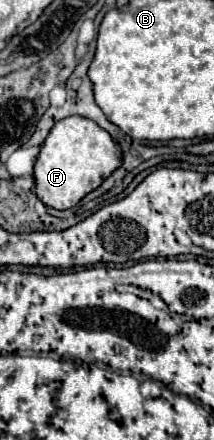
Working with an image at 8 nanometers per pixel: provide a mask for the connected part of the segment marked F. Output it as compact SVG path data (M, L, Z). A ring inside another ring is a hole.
M65 117L49 131L45 141L41 143L39 155L33 165L37 199L53 209L71 209L75 207L87 193L97 189L103 179L107 179L119 165L121 157L115 153L117 143L113 143L107 131L101 131L97 123L81 117Z

